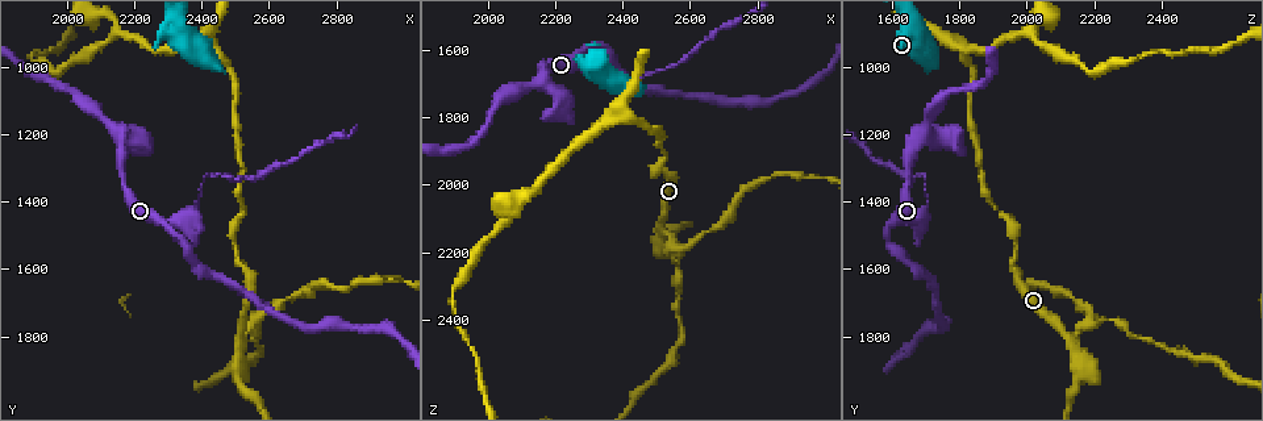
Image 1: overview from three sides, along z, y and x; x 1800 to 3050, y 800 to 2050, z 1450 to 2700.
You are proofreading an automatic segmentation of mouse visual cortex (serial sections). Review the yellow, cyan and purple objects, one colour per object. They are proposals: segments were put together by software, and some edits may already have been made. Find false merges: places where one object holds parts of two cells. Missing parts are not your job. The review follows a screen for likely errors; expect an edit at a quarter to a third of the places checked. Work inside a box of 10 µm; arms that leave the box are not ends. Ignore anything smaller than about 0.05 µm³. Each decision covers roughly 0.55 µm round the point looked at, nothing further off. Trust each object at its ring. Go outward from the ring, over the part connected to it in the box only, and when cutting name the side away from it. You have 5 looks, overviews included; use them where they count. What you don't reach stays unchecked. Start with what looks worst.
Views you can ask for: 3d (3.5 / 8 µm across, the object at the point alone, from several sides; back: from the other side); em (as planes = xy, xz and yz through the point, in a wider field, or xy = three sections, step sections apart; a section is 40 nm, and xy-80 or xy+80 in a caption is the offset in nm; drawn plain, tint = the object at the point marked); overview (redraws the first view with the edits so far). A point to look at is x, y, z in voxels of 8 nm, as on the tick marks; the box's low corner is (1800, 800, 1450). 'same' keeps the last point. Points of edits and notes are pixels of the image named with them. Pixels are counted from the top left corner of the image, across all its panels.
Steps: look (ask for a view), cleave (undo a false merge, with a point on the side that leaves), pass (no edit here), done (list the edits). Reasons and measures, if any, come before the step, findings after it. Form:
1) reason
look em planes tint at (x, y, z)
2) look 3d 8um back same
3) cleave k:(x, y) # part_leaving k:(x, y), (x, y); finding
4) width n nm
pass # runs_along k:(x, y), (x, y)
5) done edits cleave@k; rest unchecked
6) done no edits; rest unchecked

look 3d 3.5um back at (2380, 1400, 1700)

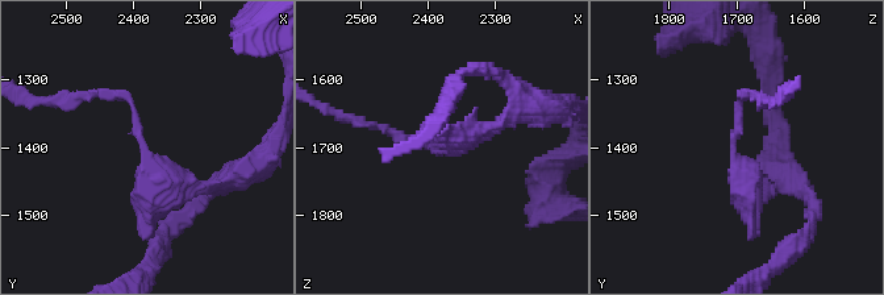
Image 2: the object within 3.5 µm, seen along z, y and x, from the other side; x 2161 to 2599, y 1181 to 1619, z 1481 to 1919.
arm_widths 100, 250 nm; shape alone is not enough
look em xy step 1 tint at (2390, 1395, 1700)

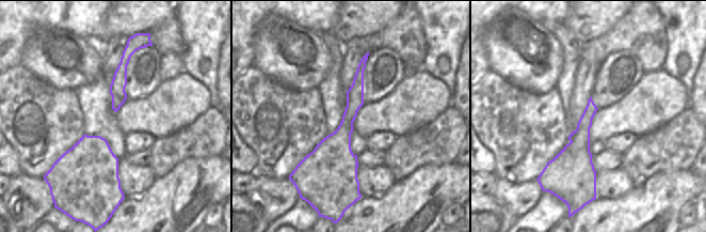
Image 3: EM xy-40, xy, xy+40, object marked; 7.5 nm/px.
width 240 nm
cleave 2:(126, 96) # part_leaving 2:(734, 145), (741, 96), (764, 100); two cells meet here

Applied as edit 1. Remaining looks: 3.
look overview

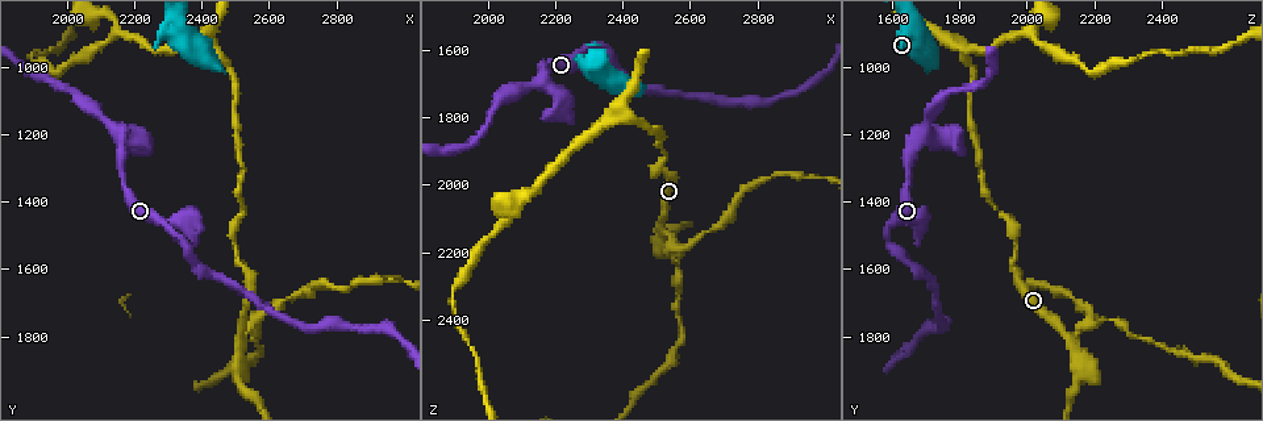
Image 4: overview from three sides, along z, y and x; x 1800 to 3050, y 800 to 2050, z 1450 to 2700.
look 3d 3.5um at (2420, 930, 1800)

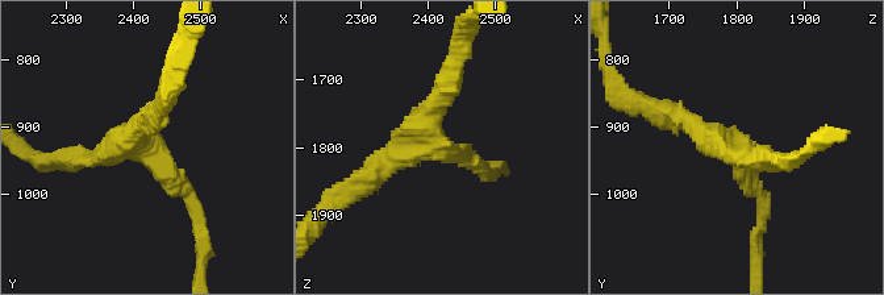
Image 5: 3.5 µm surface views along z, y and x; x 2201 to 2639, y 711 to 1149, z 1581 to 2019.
pass # all the same cell

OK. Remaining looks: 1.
done edits cleave@2; rest unchecked

